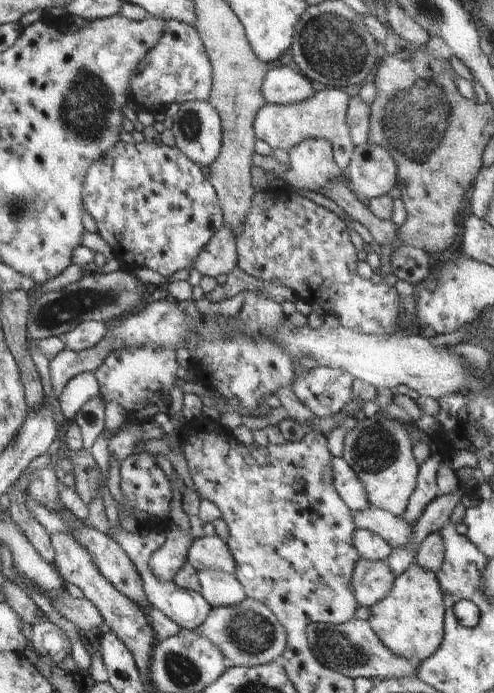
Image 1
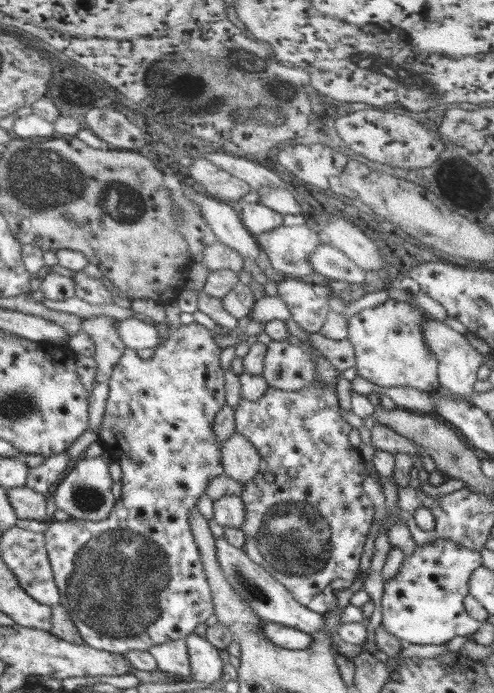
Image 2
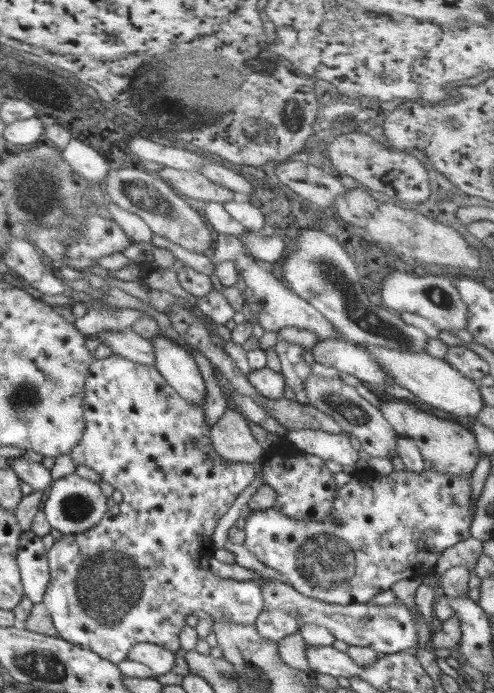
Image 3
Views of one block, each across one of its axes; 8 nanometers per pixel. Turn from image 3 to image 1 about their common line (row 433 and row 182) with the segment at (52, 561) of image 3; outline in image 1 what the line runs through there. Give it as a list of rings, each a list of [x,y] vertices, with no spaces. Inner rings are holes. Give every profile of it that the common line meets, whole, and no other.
[[[120,140],[90,164],[83,184],[83,207],[94,218],[97,233],[126,269],[150,268],[169,278],[178,270],[191,270],[200,250],[224,226],[218,195],[203,171],[176,147]]]

